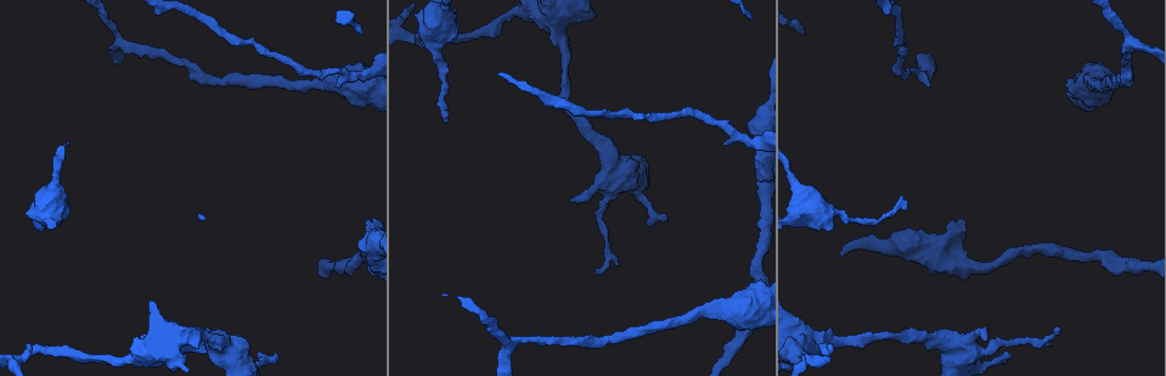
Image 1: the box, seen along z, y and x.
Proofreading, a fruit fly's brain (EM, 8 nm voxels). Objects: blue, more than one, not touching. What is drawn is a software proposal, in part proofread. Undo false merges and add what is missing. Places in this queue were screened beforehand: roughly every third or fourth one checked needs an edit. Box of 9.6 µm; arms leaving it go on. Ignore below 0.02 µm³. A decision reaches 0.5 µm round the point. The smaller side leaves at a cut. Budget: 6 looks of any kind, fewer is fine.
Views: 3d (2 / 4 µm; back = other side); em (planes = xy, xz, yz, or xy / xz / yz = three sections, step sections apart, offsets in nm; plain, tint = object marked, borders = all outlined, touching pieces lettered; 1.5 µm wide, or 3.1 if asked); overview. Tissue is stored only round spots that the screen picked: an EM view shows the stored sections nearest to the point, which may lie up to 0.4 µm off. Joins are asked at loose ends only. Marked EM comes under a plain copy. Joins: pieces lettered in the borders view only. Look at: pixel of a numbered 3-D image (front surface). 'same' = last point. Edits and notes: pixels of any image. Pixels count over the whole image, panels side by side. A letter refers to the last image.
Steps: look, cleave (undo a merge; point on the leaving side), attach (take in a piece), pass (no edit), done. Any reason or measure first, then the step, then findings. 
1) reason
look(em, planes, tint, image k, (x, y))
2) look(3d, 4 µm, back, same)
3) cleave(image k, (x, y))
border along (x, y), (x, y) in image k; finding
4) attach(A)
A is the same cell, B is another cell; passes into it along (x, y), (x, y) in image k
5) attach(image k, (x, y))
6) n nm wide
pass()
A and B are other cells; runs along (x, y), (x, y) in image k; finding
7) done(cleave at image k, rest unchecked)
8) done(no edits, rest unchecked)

tapers out
look(em, xz, step 4, borders, image 1, (903, 197))

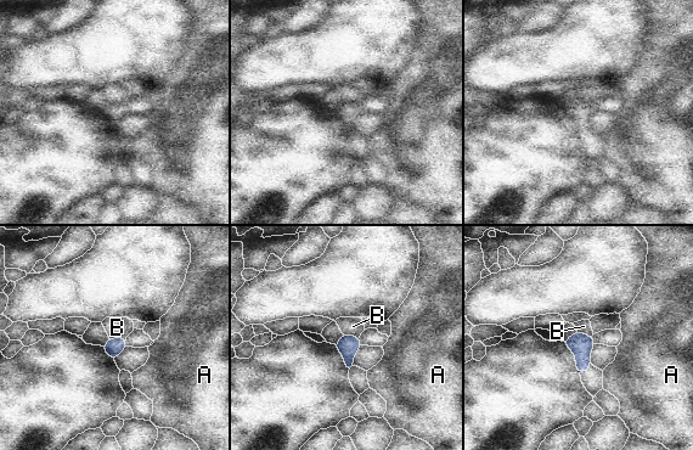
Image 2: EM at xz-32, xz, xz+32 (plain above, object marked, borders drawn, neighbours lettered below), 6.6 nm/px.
B touches over 110 nm
pass()
A and B are other cells; border along (125, 338), (110, 339) in image 2; no lettered piece goes on from it

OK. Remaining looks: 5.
an open end
look(em, xz, step 8, borders, image 1, (573, 200))

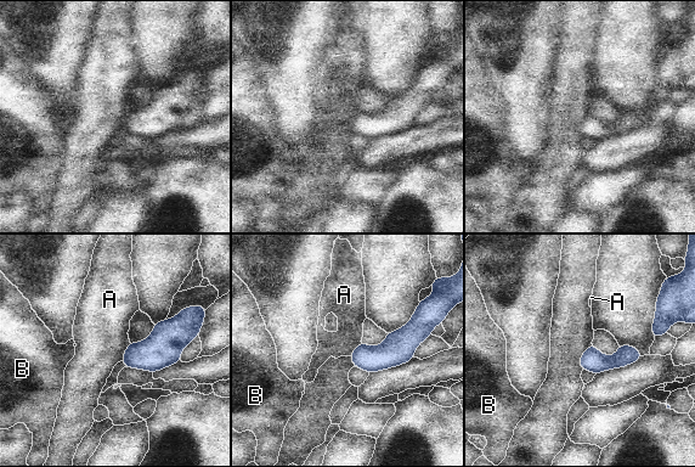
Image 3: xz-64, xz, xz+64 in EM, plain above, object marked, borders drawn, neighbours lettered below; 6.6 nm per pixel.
pass()
A and B are other cells; border along (130, 343), (122, 360) in image 3; no lettered piece goes on from it

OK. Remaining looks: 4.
an open end
look(3d, 4 µm, back, image 1, (338, 86))

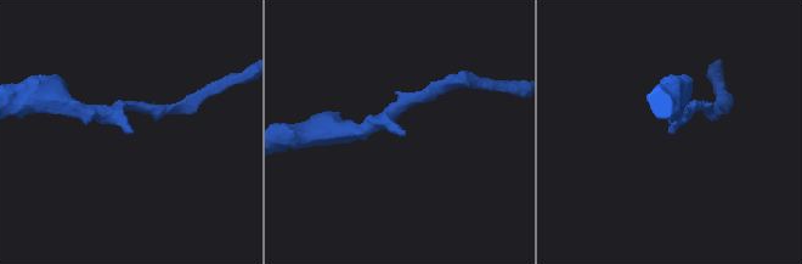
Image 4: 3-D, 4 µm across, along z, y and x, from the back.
arms of 170, 240 nm; need the tissue
look(em, planes, borders, image 4, (402, 132))

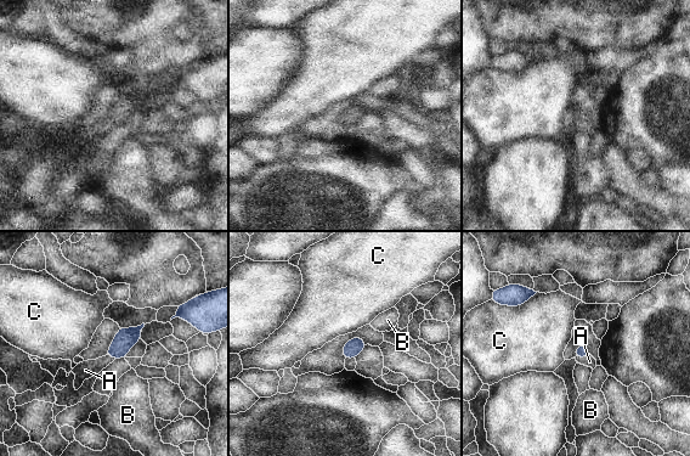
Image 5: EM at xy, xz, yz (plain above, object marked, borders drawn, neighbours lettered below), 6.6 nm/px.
attach(A)
A is the same cell, B and C are other cells; it goes on there

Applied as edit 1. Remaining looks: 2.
done(attach at image 5, rest unchecked)

